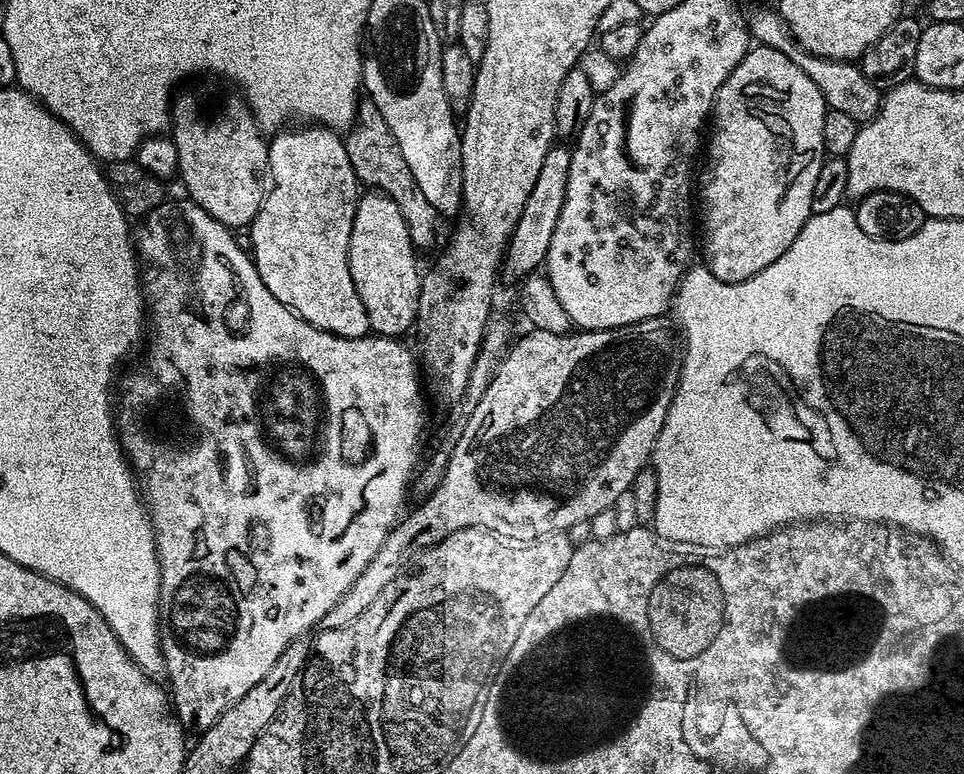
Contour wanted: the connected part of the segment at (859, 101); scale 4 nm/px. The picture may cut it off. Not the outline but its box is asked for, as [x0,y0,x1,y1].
[746,7,882,125]

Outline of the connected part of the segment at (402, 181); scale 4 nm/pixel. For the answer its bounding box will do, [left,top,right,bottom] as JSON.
[343,102,437,250]

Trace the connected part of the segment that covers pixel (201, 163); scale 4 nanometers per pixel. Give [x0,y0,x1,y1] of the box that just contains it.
[170,83,269,230]

